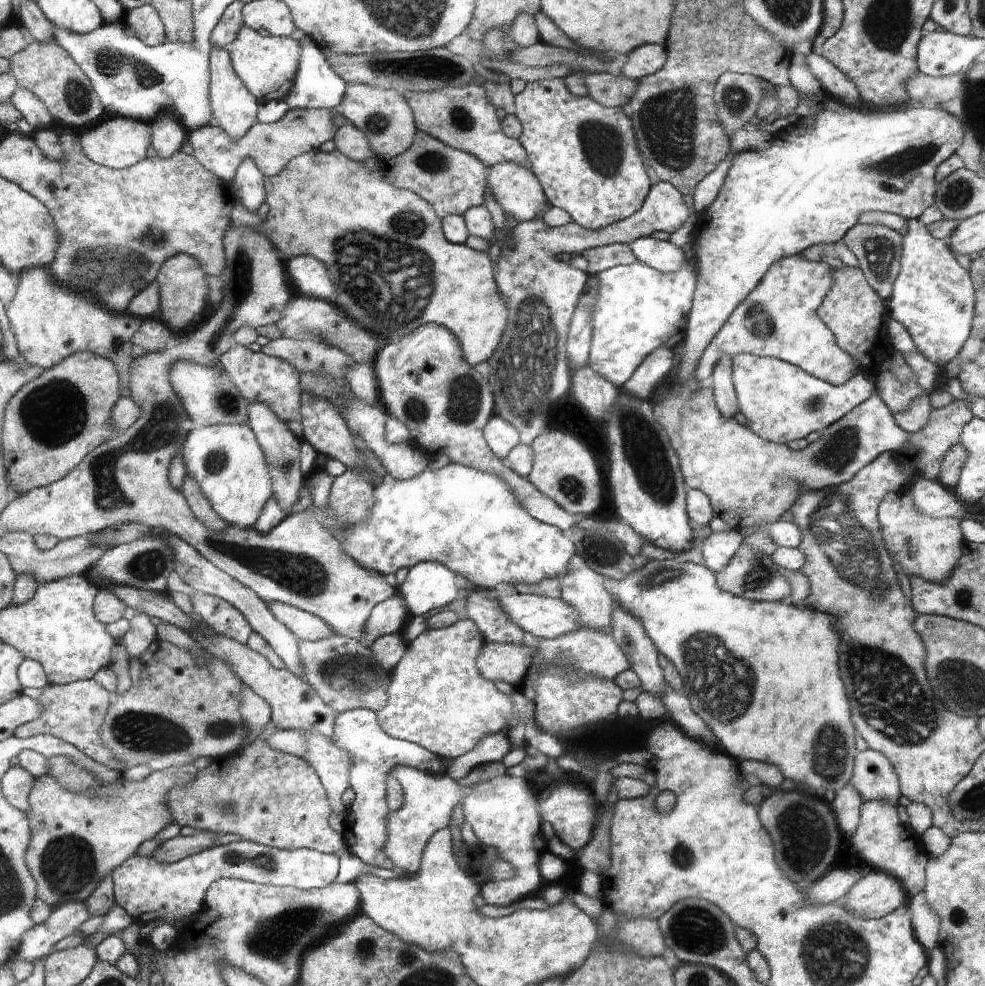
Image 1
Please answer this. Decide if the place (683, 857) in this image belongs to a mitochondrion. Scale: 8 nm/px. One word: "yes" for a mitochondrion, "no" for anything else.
yes

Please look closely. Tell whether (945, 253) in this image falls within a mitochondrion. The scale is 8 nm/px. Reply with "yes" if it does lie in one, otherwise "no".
no

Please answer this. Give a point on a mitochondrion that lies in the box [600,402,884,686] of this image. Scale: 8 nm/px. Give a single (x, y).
(842, 447)

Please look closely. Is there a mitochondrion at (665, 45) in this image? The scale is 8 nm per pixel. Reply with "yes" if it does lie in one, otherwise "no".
no

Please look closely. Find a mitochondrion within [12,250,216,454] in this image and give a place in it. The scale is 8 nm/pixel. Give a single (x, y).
(54, 413)

